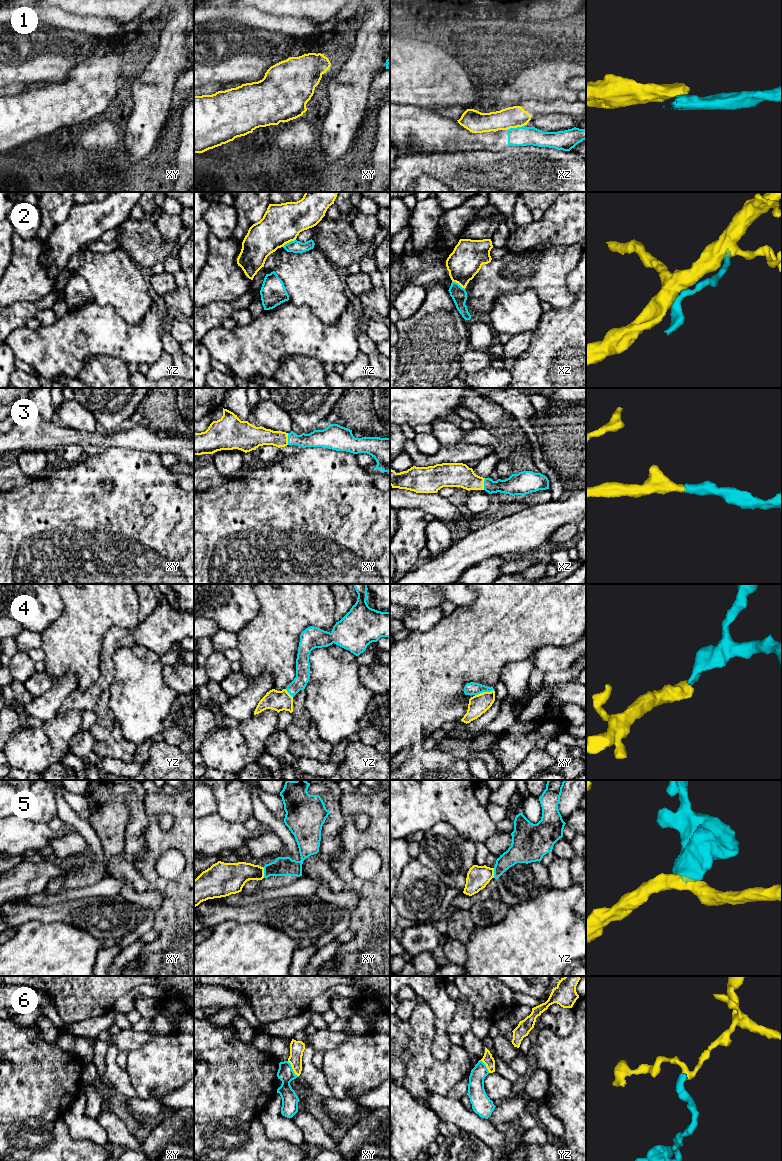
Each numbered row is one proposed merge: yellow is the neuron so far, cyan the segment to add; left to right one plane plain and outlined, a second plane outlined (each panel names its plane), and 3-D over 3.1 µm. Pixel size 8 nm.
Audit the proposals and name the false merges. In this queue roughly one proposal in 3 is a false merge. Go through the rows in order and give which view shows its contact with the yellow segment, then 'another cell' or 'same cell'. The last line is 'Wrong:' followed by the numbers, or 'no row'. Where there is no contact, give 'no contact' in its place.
1: contact in xz; another cell
2: contact in yz; same cell
3: contact in xy; same cell
4: contact in xy; same cell
5: contact in xy; another cell
6: contact in xy; another cell
Wrong: 1, 5, 6

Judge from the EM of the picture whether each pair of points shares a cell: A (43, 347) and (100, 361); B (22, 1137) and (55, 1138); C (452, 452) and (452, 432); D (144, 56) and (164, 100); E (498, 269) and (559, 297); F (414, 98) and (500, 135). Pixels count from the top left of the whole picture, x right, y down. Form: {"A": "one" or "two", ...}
{"A": "two", "B": "one", "C": "two", "D": "two", "E": "one", "F": "two"}

